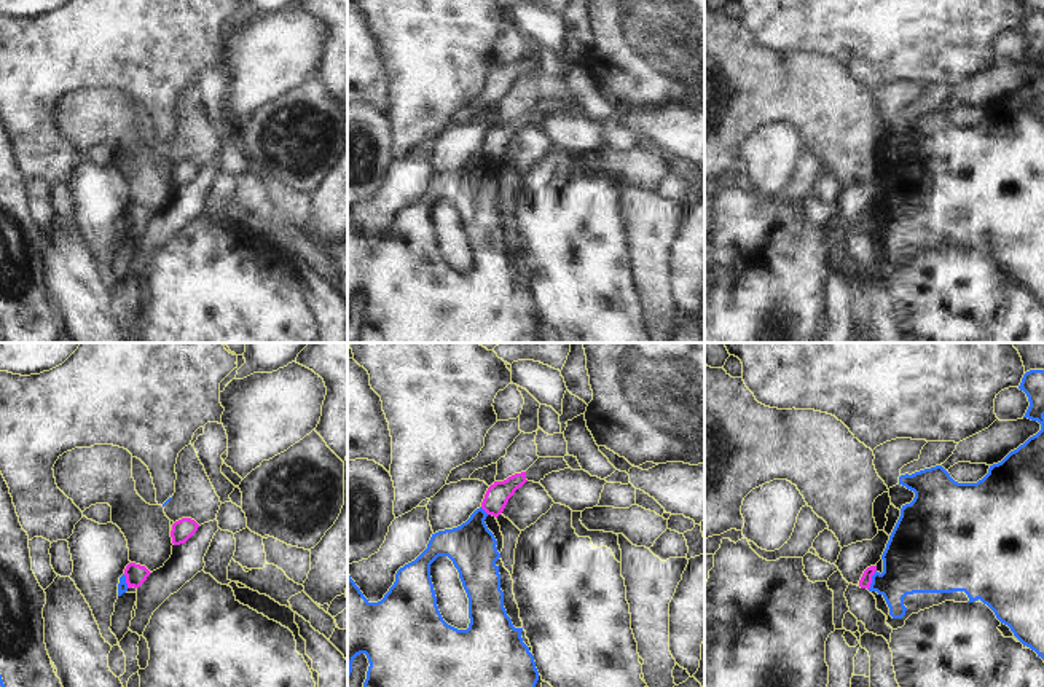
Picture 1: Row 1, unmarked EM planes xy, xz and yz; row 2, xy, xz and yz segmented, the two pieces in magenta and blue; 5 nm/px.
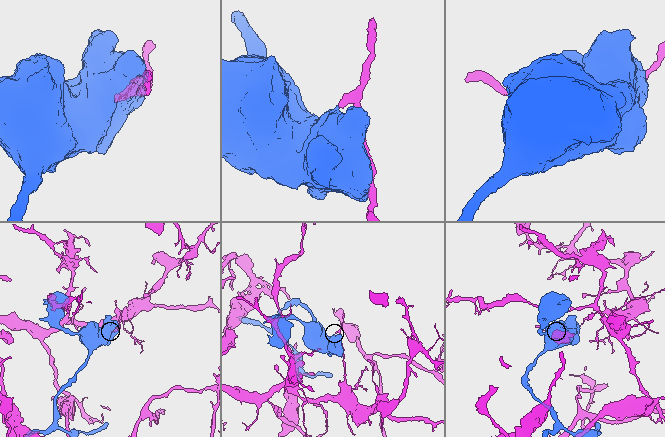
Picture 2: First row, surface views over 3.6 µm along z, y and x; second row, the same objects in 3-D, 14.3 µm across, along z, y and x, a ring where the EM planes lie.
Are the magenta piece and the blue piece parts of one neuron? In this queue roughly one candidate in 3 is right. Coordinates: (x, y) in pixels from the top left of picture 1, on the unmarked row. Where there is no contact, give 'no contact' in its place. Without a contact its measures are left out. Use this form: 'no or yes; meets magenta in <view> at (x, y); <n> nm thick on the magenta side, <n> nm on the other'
no; meets magenta in yz at (871, 222); 60 nm thick on the magenta side, 320 nm on the other

